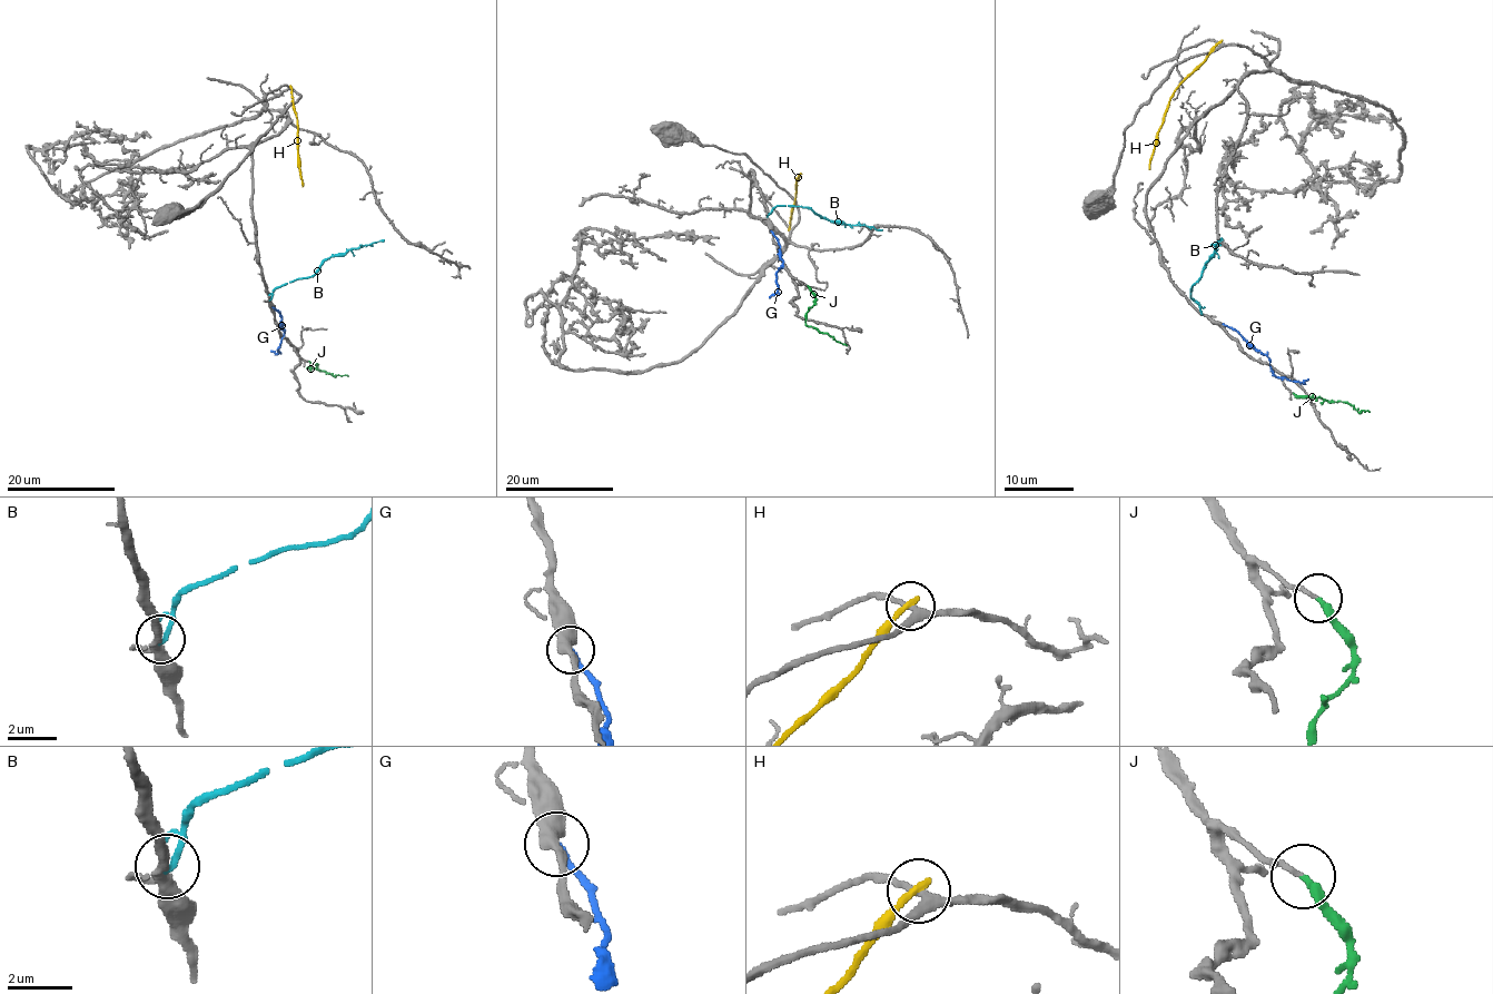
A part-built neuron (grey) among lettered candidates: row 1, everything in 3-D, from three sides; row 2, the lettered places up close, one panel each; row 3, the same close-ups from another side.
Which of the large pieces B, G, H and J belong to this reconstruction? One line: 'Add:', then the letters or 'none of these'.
Add: J

